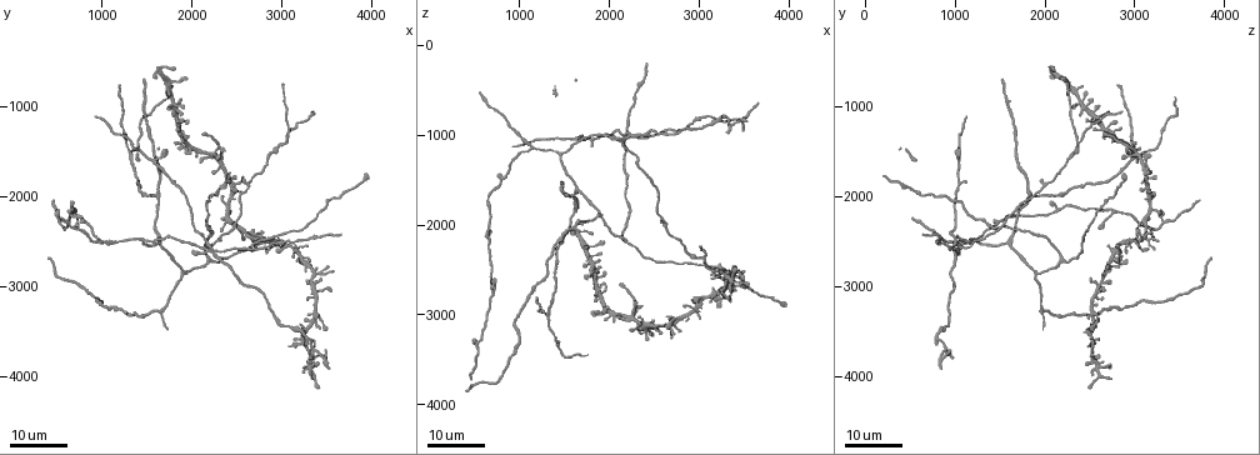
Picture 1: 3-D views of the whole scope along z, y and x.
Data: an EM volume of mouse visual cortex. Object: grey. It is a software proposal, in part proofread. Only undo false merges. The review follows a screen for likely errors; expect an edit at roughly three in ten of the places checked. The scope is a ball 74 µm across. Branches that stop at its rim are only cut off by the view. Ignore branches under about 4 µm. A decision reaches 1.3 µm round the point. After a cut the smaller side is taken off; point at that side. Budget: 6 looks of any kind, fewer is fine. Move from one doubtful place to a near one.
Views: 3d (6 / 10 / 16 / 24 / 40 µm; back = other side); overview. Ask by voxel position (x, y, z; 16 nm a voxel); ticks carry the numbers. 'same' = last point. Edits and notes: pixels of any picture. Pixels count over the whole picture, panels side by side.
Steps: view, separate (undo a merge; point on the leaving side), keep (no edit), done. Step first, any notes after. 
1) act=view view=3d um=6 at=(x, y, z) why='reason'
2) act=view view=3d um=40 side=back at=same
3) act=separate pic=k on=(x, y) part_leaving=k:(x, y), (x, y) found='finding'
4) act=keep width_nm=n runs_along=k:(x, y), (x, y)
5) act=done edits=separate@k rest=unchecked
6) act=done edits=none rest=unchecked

act=view view=3d um=16 at=(1150, 2550, 1150) why='two arms in line, one across'

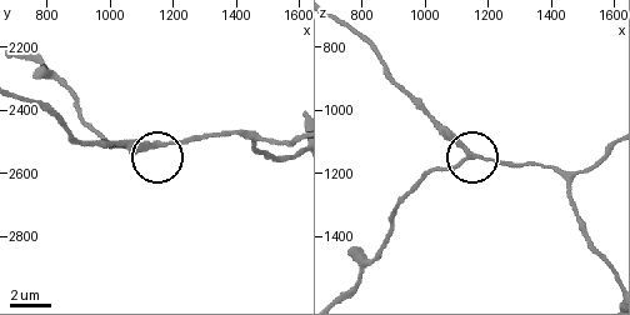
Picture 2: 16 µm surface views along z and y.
act=view view=3d um=6 at=(1140, 2510, 1130) why='closer look'

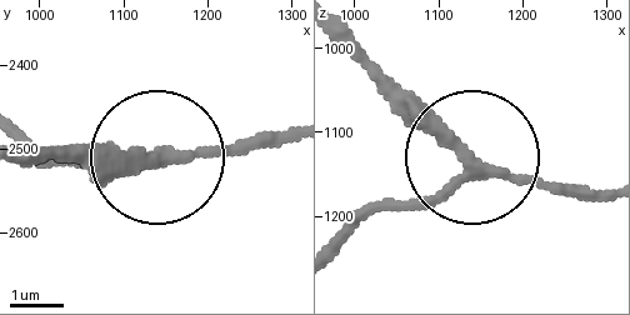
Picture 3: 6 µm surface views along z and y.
act=keep width_nm=260 found='continuous, no second cell'

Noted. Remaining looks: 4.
act=view view=3d um=24 at=(1600, 2050, 1900) why='three-way junction'

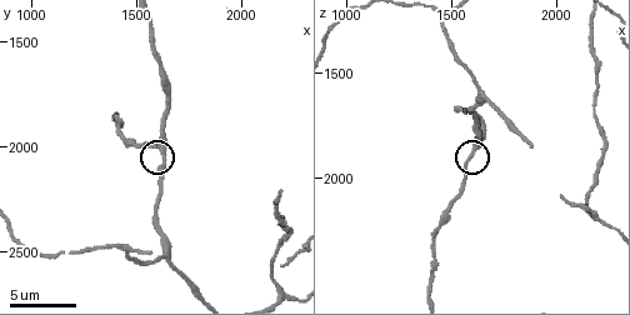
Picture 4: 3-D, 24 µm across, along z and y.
act=view view=3d um=10 at=(1600, 2000, 1880)

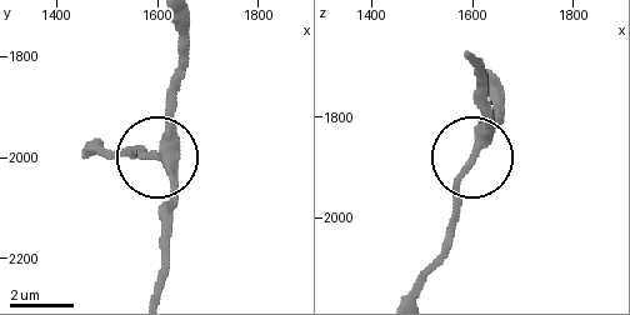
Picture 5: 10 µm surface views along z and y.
act=keep found='continuous, no second cell'

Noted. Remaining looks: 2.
act=view view=3d um=24 at=(3400, 2850, 2700)

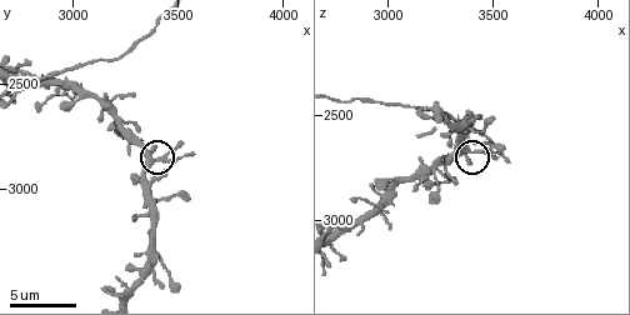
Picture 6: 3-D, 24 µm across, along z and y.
act=view view=3d um=6 at=(3400, 2860, 2680)

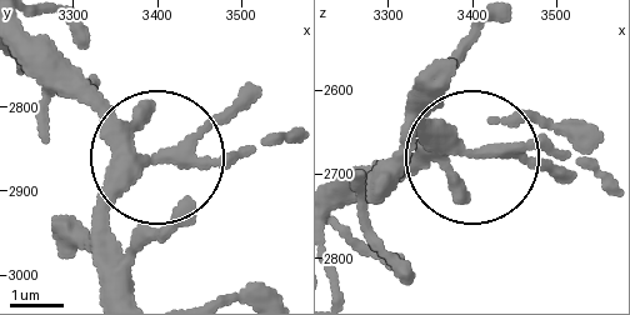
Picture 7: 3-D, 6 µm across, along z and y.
act=keep found='continuous, no second cell'

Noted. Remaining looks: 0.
act=done edits=none rest=unchecked

